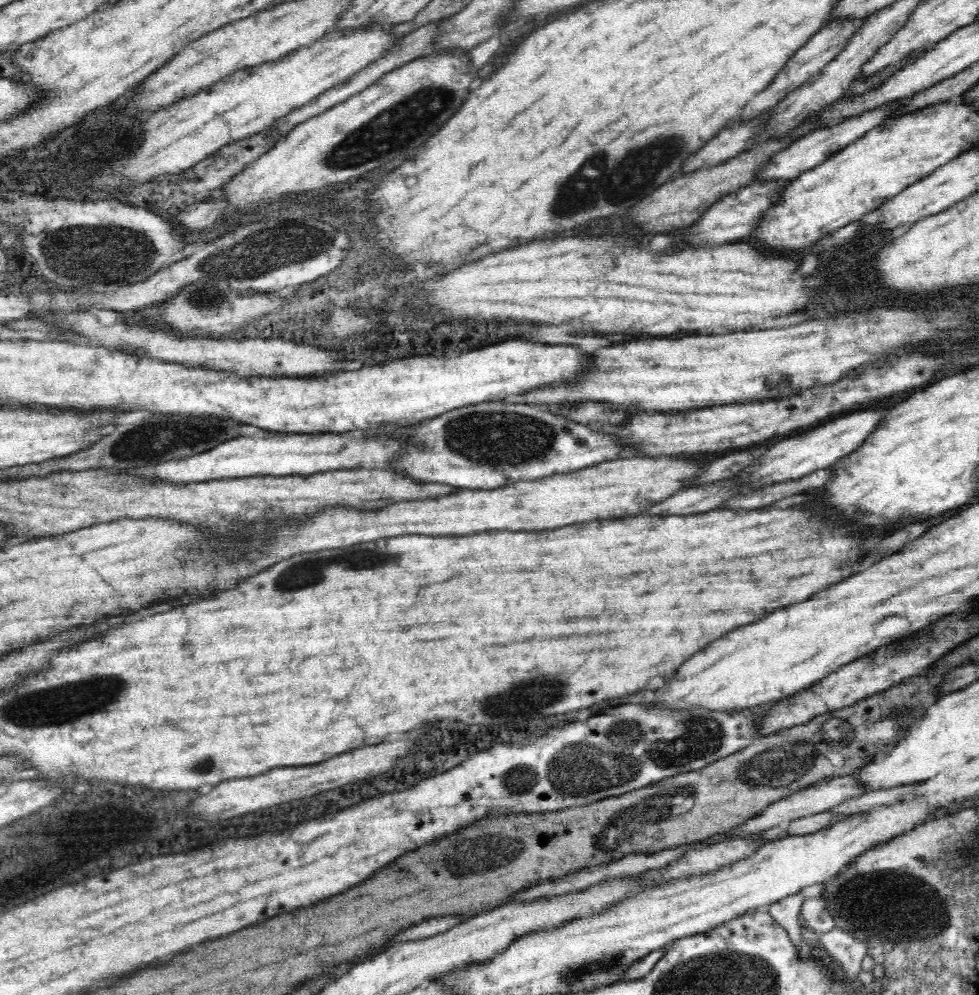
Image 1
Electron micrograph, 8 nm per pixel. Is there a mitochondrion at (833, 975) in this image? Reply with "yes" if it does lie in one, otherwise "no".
no

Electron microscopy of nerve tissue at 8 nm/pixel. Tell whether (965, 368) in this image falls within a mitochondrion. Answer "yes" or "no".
no

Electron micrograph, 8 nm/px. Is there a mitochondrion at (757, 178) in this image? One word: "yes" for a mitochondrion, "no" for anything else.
no

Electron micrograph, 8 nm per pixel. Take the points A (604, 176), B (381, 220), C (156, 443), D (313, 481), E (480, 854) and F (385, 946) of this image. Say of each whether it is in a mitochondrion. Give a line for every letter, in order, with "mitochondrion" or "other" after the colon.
A: mitochondrion
B: other
C: mitochondrion
D: other
E: mitochondrion
F: other

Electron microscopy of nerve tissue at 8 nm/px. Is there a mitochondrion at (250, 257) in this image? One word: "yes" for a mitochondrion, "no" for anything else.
yes

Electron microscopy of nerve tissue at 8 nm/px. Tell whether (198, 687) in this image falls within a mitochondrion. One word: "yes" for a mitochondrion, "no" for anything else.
no

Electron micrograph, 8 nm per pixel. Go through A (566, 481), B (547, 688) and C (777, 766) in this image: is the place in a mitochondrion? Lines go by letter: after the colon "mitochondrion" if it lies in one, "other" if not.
A: other
B: mitochondrion
C: mitochondrion

